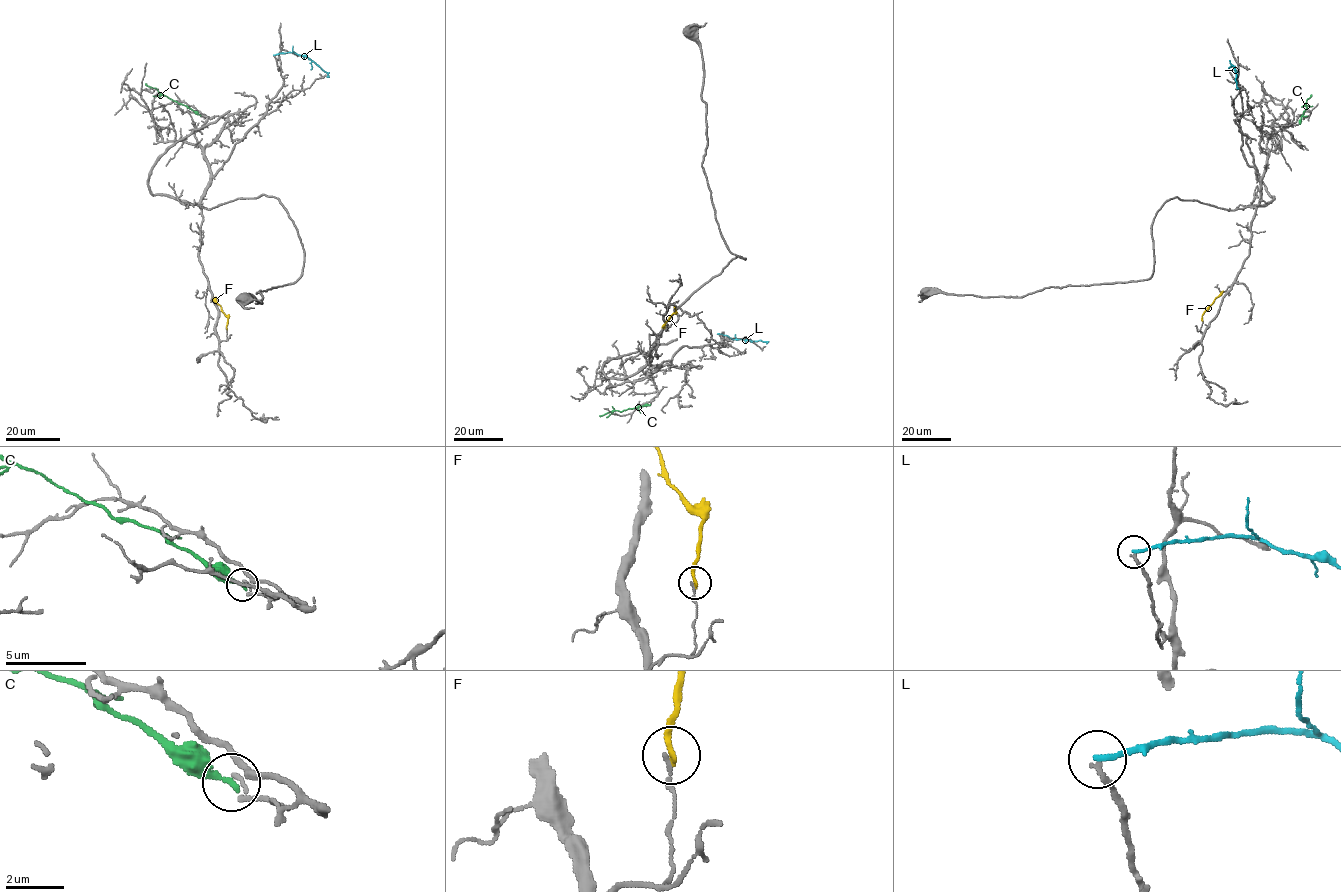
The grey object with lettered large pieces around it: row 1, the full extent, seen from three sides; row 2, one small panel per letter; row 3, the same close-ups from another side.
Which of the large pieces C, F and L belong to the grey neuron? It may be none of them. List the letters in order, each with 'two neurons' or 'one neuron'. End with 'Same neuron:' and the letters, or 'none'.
C: two neurons
F: two neurons
L: two neurons
Same neuron: none

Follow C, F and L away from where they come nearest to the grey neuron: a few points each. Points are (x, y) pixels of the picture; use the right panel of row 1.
C: (1300, 123), (1311, 94)
F: (1202, 320), (1202, 315), (1223, 290)
L: (1228, 68), (1234, 66), (1238, 89)

